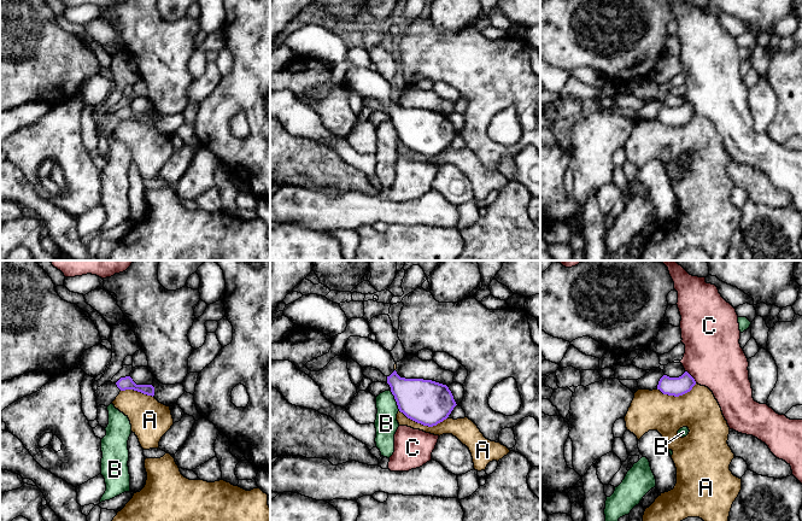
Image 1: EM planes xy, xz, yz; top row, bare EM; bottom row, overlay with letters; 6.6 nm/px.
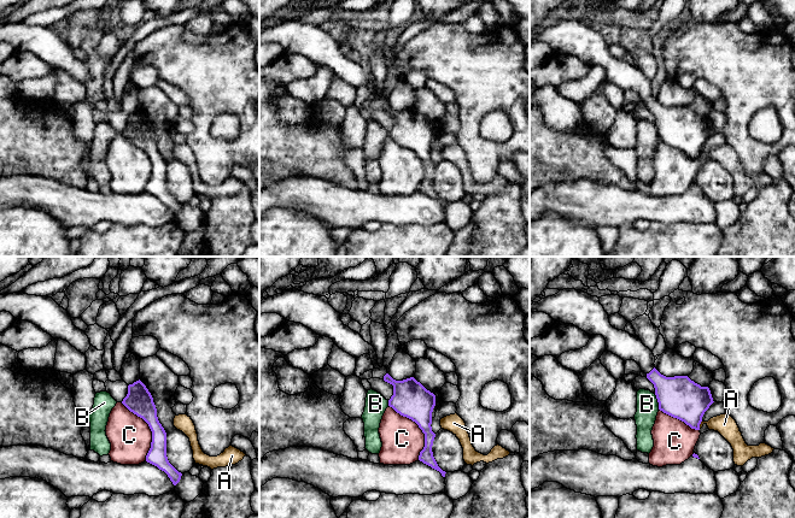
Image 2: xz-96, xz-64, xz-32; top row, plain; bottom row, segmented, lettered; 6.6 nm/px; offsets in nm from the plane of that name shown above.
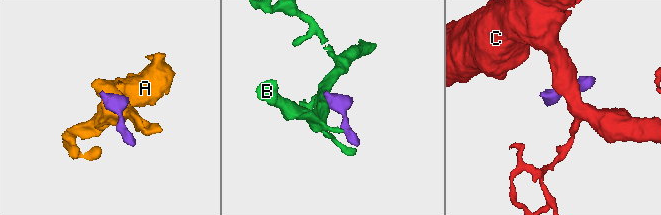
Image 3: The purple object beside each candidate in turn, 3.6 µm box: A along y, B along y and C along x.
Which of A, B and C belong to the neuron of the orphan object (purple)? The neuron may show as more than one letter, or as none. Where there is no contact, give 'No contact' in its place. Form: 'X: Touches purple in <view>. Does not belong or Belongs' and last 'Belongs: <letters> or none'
A: Touches purple in xz. Does not belong
B: Touches purple in xz. Does not belong
C: Touches purple in yz. Does not belong
Belongs: none

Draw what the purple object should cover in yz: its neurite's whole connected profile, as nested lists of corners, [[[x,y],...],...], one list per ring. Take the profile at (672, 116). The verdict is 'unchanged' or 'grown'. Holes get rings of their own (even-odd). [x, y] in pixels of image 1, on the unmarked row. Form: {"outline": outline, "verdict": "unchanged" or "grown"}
{"outline": [[[685,101],[679,107],[663,105],[658,111],[657,119],[660,119],[663,124],[679,127],[690,122],[695,115],[695,109]]], "verdict": "unchanged"}

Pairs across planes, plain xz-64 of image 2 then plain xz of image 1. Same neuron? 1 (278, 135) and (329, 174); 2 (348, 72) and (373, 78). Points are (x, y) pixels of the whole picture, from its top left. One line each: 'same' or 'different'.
1: same
2: same

